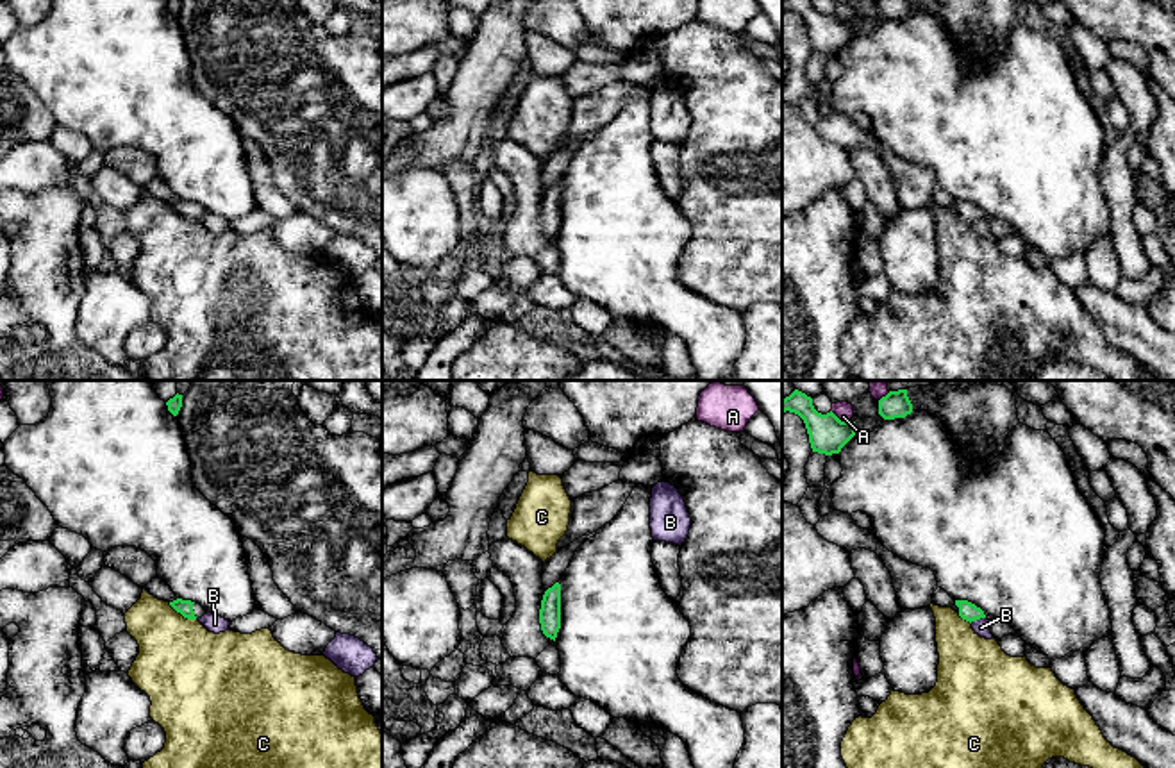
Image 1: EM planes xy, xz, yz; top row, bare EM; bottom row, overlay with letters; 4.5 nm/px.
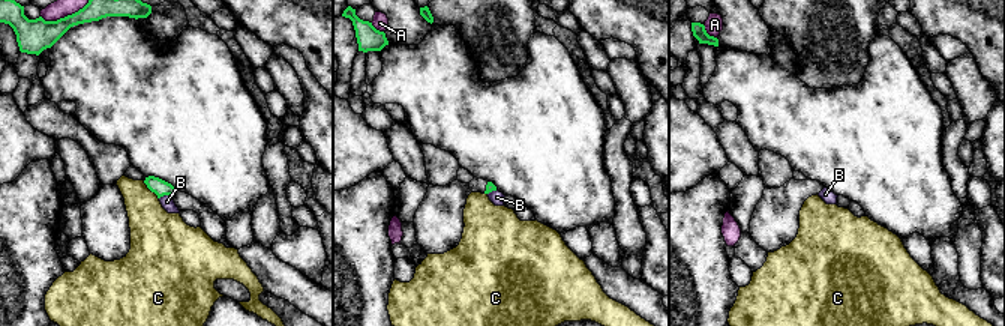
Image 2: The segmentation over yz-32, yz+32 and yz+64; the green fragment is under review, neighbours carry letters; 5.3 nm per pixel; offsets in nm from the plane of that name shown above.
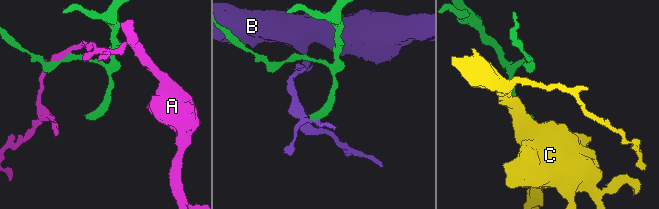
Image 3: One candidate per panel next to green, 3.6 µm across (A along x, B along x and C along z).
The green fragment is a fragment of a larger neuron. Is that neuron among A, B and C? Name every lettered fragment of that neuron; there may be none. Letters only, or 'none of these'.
none of these

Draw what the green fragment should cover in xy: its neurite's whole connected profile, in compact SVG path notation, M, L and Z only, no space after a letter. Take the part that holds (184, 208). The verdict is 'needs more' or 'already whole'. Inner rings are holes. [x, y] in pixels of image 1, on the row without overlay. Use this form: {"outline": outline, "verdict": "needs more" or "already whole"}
{"outline": "M177 198L170 202L170 205L188 220L198 220L207 214L207 211L200 204L195 204L191 200Z", "verdict": "needs more"}

